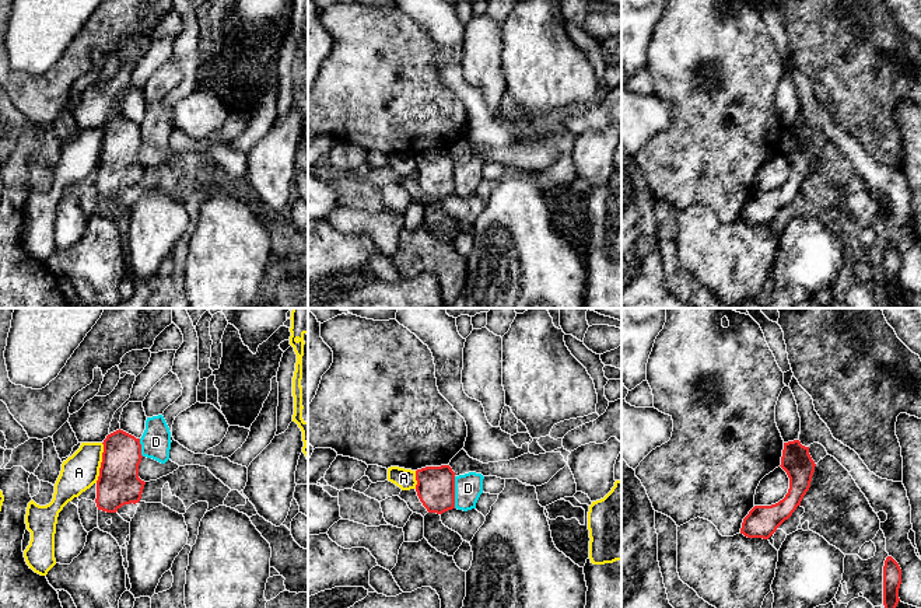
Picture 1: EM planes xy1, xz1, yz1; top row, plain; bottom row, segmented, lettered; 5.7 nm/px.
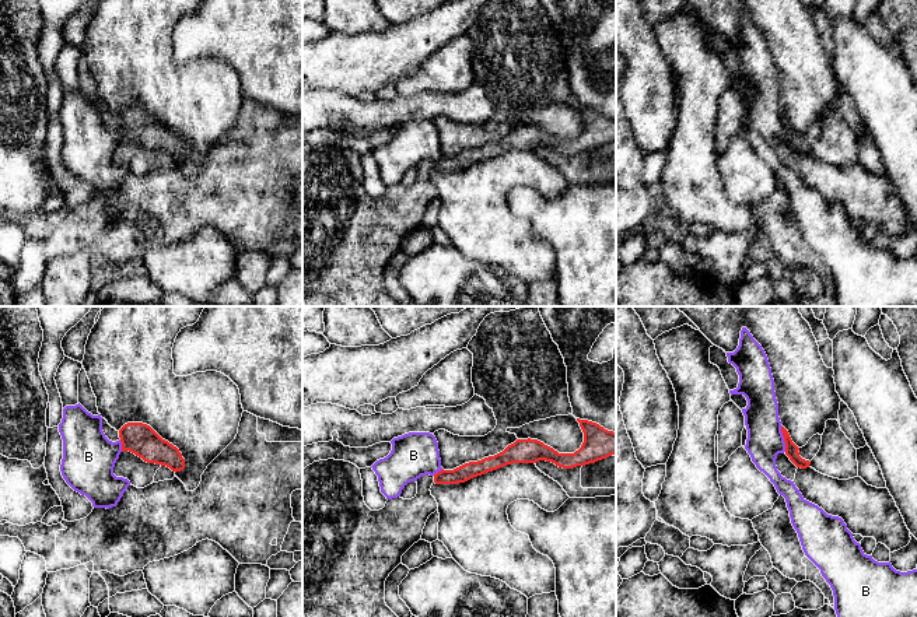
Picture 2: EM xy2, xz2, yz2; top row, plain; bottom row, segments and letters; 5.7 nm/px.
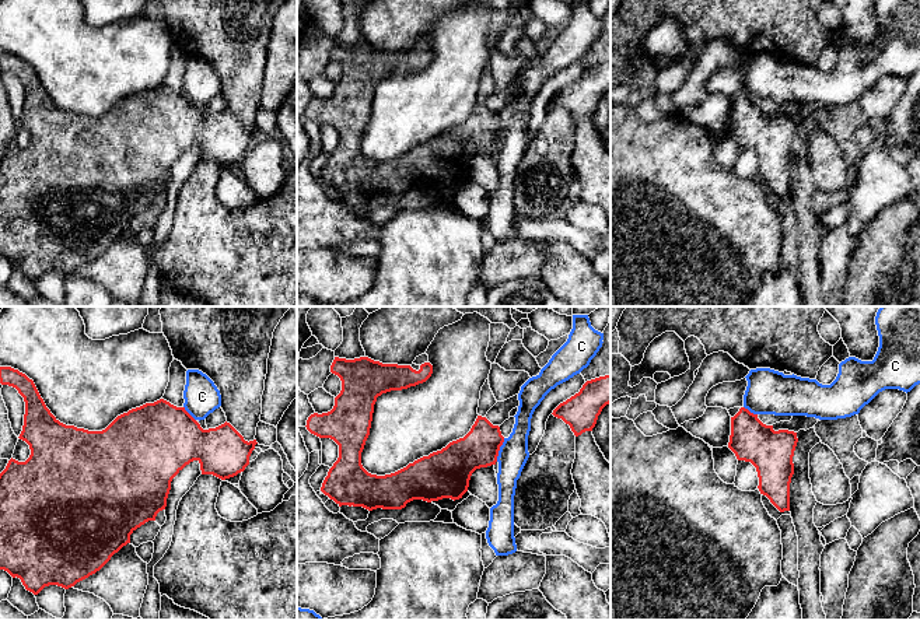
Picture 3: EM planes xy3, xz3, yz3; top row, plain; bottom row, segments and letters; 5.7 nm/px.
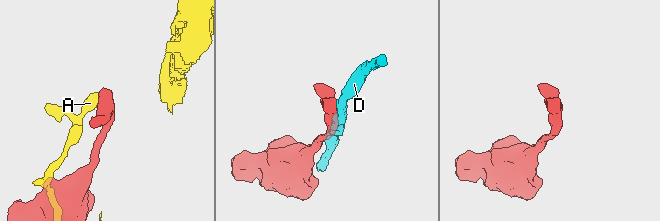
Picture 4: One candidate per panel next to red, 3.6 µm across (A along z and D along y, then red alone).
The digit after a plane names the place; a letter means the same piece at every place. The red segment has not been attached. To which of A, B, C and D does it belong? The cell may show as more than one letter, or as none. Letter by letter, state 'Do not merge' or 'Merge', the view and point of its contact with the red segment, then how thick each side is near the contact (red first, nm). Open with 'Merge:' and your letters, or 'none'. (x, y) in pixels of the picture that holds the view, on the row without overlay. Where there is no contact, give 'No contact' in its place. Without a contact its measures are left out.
Merge: none
A: Do not merge. Touches red at xy1 (101, 149). Thickness 240 nm (red) against 220 nm
B: Do not merge. Touches red at yz2 (784, 125). Thickness 80 nm (red) against 220 nm
C: Do not merge. Touches red at xz3 (499, 136). Thickness 220 nm (red) against 170 nm
D: Do not merge. Touches red at xz1 (454, 178). Thickness 220 nm (red) against 160 nm

